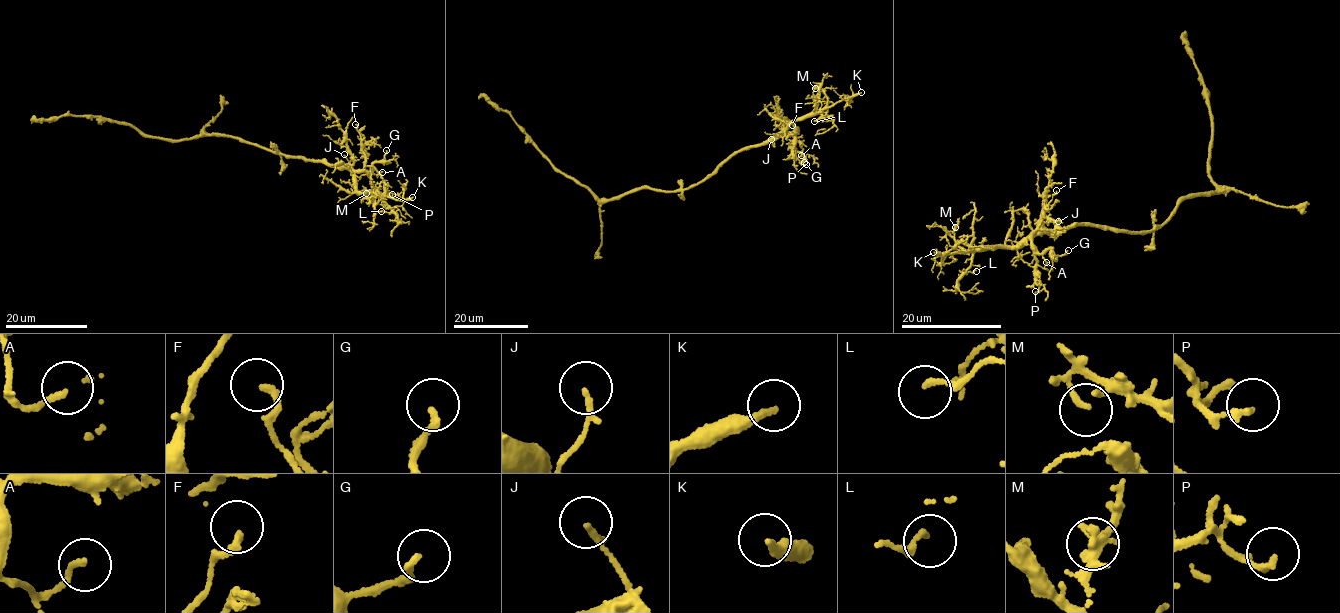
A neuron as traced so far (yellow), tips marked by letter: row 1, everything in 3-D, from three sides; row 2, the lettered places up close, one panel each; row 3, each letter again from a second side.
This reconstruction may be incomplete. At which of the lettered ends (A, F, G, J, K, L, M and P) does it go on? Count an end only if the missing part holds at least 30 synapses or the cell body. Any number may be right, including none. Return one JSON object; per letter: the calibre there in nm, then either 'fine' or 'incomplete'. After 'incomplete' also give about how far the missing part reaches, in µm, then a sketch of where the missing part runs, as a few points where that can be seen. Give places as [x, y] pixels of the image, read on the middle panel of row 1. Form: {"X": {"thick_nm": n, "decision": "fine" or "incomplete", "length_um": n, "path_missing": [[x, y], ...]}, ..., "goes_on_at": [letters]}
{"A": {"thick_nm": 160, "decision": "fine"}, "F": {"thick_nm": 130, "decision": "fine"}, "G": {"thick_nm": 170, "decision": "fine"}, "J": {"thick_nm": 170, "decision": "fine"}, "K": {"thick_nm": 260, "decision": "incomplete", "length_um": 40}, "L": {"thick_nm": 140, "decision": "fine"}, "M": {"thick_nm": 110, "decision": "fine"}, "P": {"thick_nm": 180, "decision": "fine"}, "goes_on_at": ["K"]}

